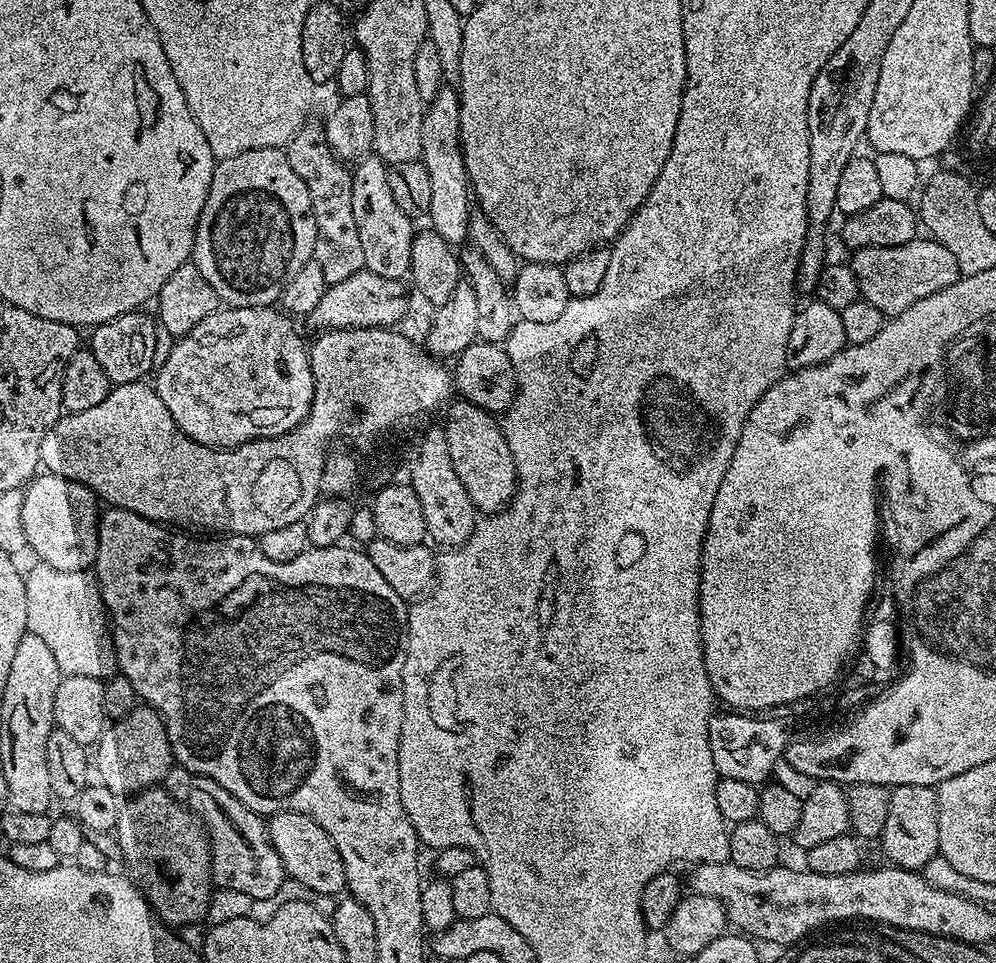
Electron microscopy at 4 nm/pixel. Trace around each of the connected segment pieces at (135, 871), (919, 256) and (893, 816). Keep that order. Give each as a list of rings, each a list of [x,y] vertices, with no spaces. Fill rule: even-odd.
[[[153,786],[135,793],[120,805],[120,817],[115,835],[120,843],[123,863],[128,866],[131,879],[135,881],[157,916],[169,926],[196,924],[208,915],[209,901],[214,895],[212,883],[212,855],[208,853],[208,838],[199,820],[181,801],[165,792],[163,787]]]
[[[917,238],[902,246],[858,248],[851,256],[862,299],[870,302],[870,306],[878,306],[886,318],[895,318],[902,310],[910,310],[914,302],[930,298],[930,294],[938,294],[938,290],[946,290],[946,286],[954,286],[961,278],[954,254],[935,238]]]
[[[898,786],[890,794],[890,811],[886,817],[886,830],[882,830],[878,847],[884,851],[889,865],[898,868],[911,868],[922,870],[930,858],[938,855],[940,843],[938,842],[938,798],[936,788],[933,786]]]

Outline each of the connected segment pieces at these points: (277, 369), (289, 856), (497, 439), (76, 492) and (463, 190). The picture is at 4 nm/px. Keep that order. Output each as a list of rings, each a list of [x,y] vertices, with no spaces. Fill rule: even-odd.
[[[221,307],[198,322],[190,334],[173,343],[166,362],[158,366],[154,387],[170,410],[170,418],[194,442],[211,448],[236,448],[249,440],[263,440],[294,431],[312,408],[314,378],[306,340],[296,333],[293,317],[270,308]]]
[[[278,812],[267,821],[267,825],[268,837],[272,839],[274,850],[278,850],[278,858],[282,858],[287,879],[296,880],[302,886],[314,890],[320,898],[332,895],[335,897],[345,891],[348,879],[344,873],[342,858],[334,842],[330,842],[326,830],[322,830],[316,820],[297,812]]]
[[[463,398],[453,399],[447,408],[448,417],[442,421],[446,446],[450,446],[454,470],[458,478],[462,478],[462,486],[466,486],[470,502],[474,502],[477,513],[480,514],[501,512],[515,496],[518,483],[514,454],[504,437],[501,421],[493,413],[482,410],[474,406],[474,402]]]
[[[51,474],[37,475],[23,493],[22,530],[26,530],[26,542],[30,552],[37,556],[35,559],[54,566],[54,570],[89,571],[95,565],[98,554],[102,515],[101,509],[96,509],[96,493],[84,484]]]
[[[455,87],[439,88],[435,98],[427,103],[422,122],[422,142],[422,162],[430,174],[430,186],[434,190],[427,217],[432,223],[431,231],[442,234],[447,244],[463,245],[468,239],[470,206],[474,200],[470,195],[464,151],[460,149],[460,94]]]

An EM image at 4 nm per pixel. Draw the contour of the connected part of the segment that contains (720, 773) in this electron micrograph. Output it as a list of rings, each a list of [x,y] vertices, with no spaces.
[[[740,710],[713,711],[708,723],[708,741],[717,777],[738,778],[738,782],[760,786],[773,775],[775,764],[783,757],[790,737],[778,721],[763,720],[760,716],[763,715],[745,714]]]

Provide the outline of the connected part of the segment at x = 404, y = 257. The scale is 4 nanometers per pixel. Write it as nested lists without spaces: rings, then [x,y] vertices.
[[[369,154],[352,168],[354,186],[354,223],[358,225],[358,235],[362,241],[364,267],[382,278],[404,280],[412,271],[410,250],[414,235],[414,222],[394,202],[390,191],[389,165],[374,154]]]

